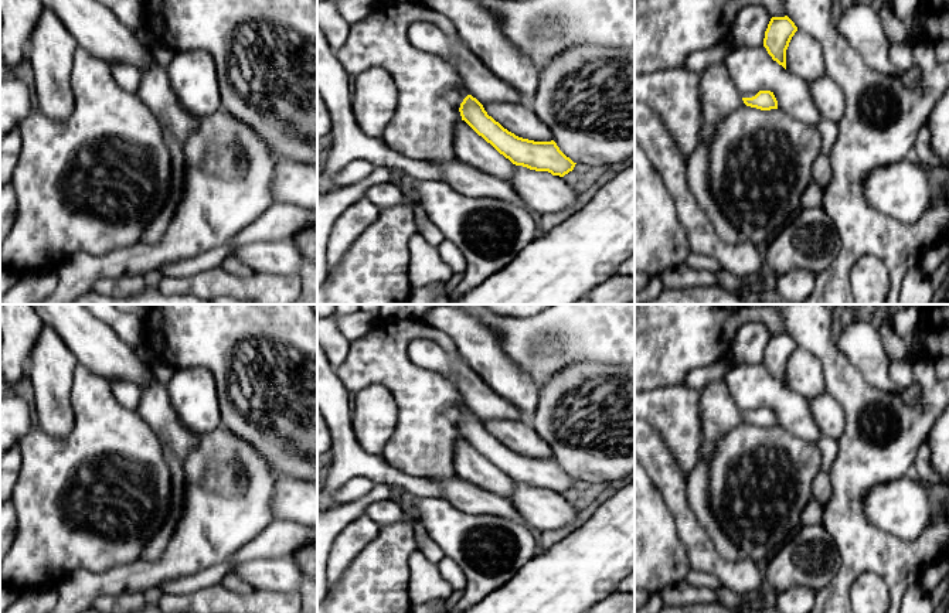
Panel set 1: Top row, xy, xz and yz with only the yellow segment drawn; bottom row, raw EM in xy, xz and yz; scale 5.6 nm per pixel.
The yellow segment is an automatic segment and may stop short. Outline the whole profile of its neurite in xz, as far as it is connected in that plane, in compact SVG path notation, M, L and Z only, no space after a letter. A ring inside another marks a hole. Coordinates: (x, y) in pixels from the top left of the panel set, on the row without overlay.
M472 412L463 416L459 429L462 437L516 483L564 494L576 481L559 467L554 457L534 459L508 449L489 433L483 422Z

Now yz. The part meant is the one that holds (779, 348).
M772 334L765 348L763 364L768 371L786 386L786 367L797 344L788 334Z

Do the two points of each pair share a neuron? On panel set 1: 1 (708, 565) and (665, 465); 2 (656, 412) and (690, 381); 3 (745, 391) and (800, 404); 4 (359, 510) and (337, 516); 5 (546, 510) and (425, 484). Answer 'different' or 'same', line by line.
1: same
2: different
3: same
4: same
5: different

